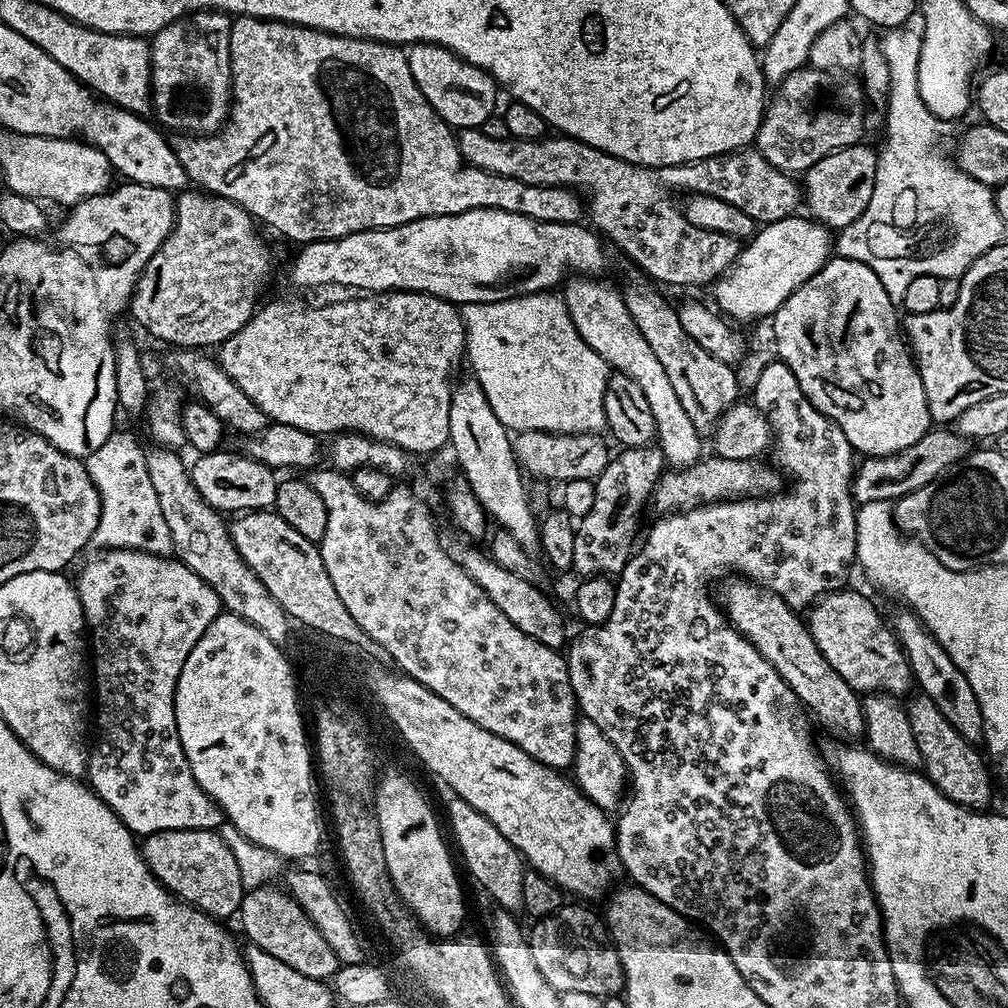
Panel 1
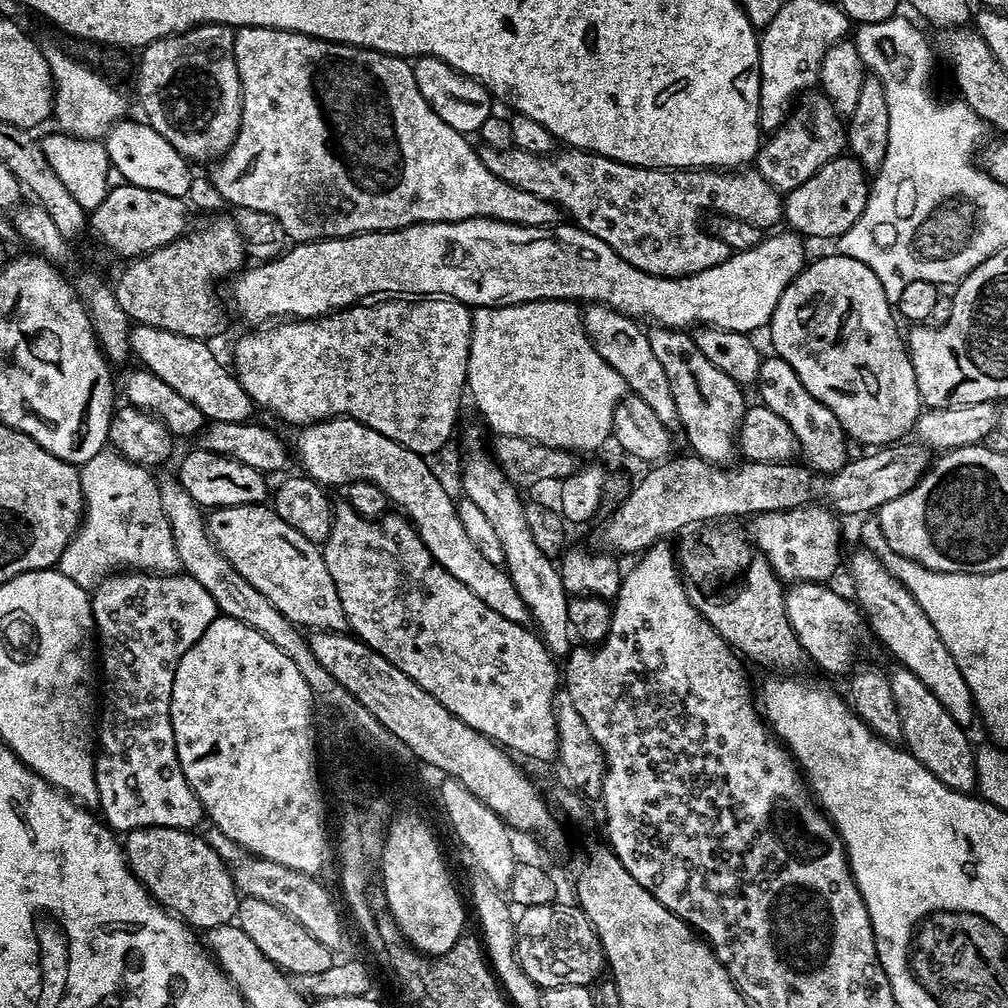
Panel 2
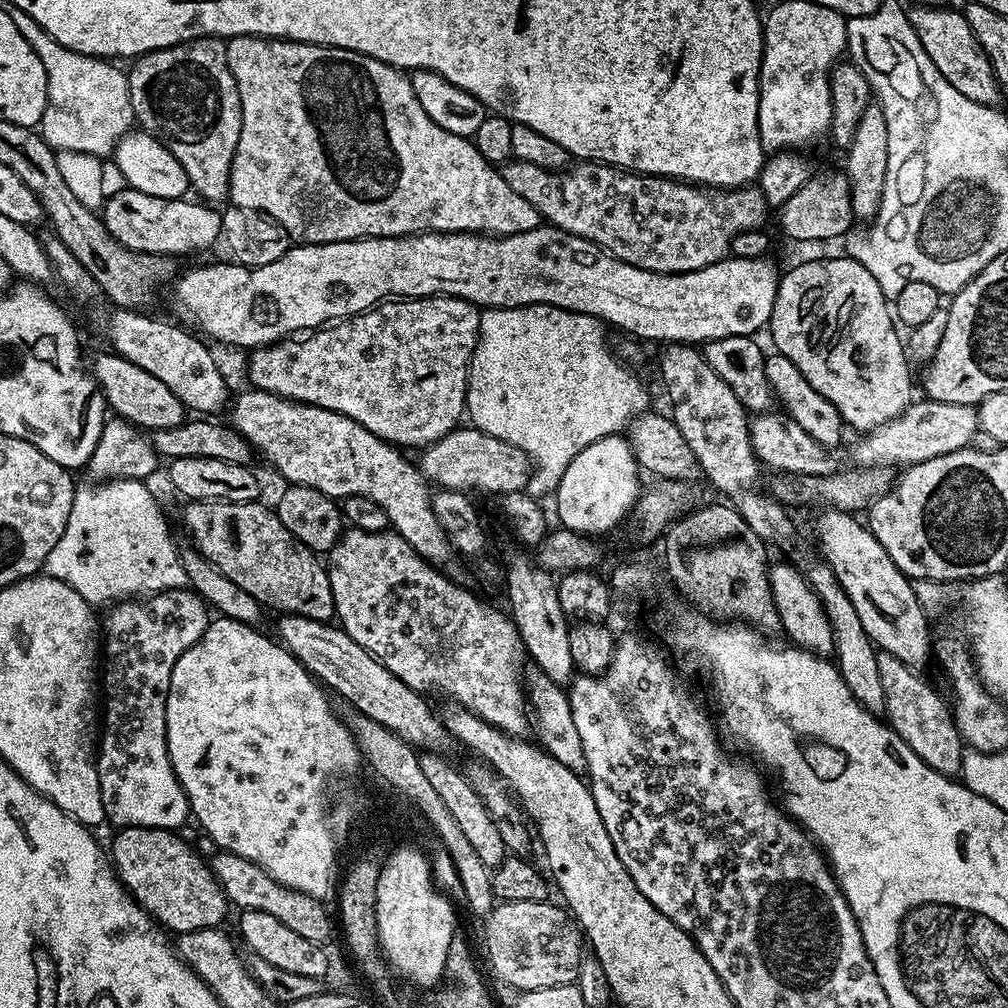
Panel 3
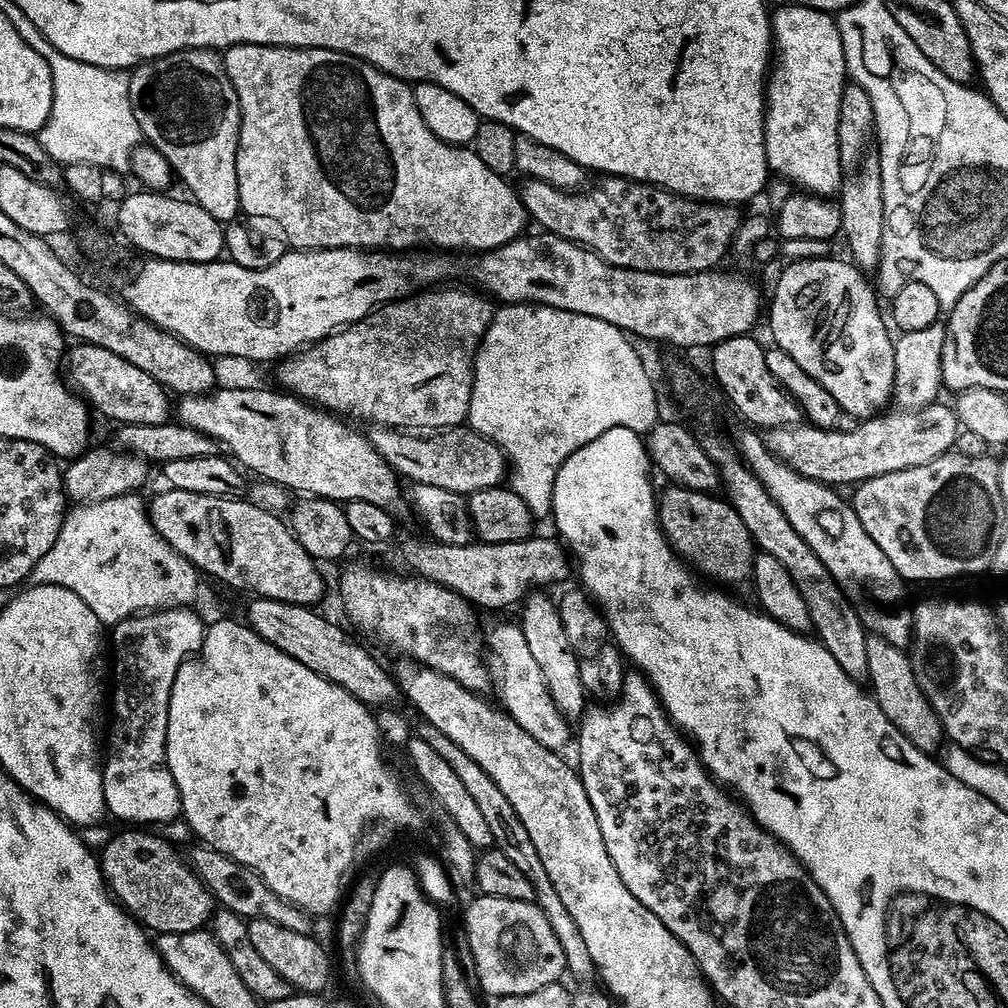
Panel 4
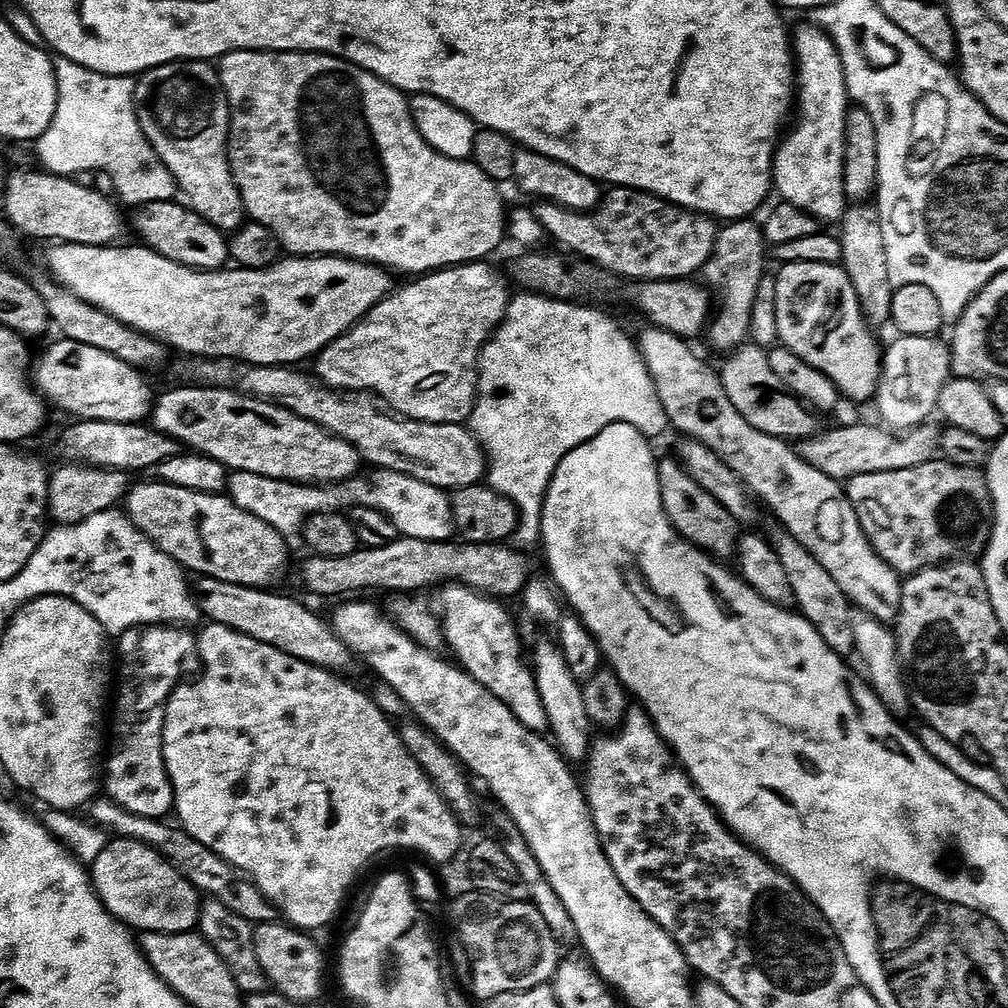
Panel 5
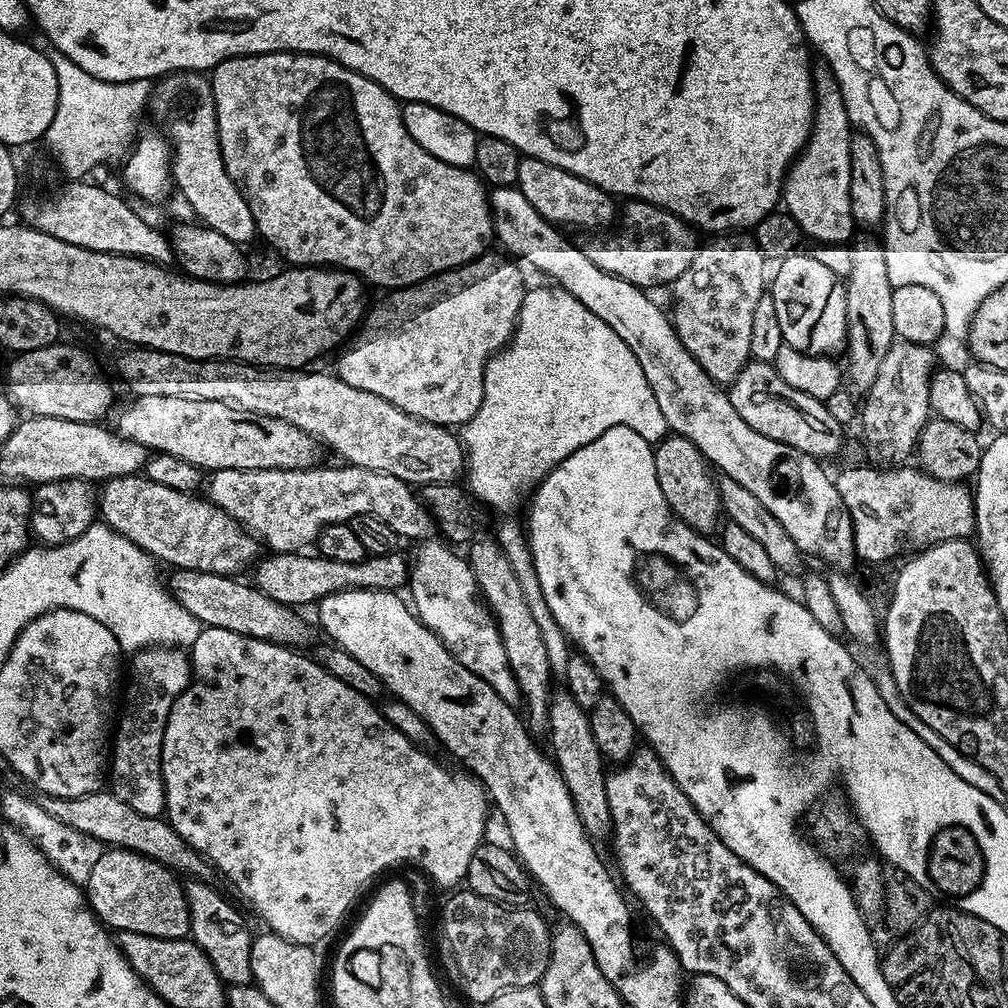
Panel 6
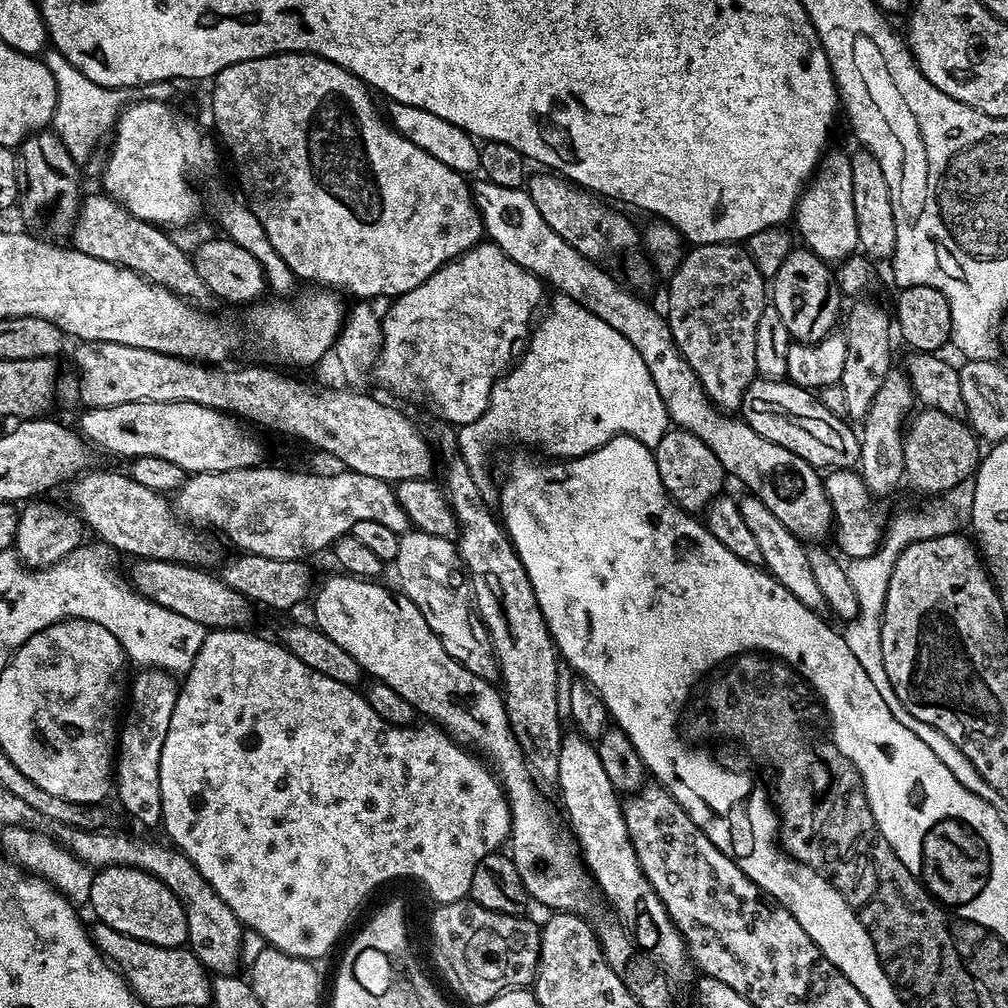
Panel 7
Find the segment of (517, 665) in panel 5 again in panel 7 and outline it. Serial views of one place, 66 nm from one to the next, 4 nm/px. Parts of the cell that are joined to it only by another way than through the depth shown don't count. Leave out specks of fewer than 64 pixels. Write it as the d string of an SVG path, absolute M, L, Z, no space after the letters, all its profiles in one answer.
M409 530L400 536L398 554L394 561L399 591L403 592L426 618L426 626L446 646L446 654L454 658L470 674L478 674L484 680L495 681L496 658L492 655L492 643L484 624L474 611L470 589L466 583L464 566L460 562L460 549L446 538L434 534Z

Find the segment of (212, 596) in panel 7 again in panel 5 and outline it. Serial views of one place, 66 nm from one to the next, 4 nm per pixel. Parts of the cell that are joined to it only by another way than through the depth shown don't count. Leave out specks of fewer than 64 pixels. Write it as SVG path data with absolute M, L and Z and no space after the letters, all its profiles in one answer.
M201 575L197 580L200 581L197 584L195 581L194 584L196 604L200 607L201 613L205 617L208 616L207 619L211 623L230 626L242 634L250 634L250 638L258 638L258 642L266 642L294 658L316 664L319 668L326 668L337 674L343 673L345 671L343 668L348 668L354 663L351 650L336 637L336 631L332 629L331 623L325 617L323 620L318 613L311 612L302 601L295 600L292 596L283 596L280 592L272 592L276 590L251 588L234 582L222 582L215 580L212 576Z

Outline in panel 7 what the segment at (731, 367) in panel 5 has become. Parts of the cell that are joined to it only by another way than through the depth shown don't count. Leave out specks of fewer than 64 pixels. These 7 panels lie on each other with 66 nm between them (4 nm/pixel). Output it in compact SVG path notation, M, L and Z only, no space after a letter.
M756 378L738 409L744 423L778 446L786 446L798 458L812 464L817 470L838 468L855 469L860 458L860 437L857 429L845 417L830 414L826 406L809 389L800 388L791 380Z

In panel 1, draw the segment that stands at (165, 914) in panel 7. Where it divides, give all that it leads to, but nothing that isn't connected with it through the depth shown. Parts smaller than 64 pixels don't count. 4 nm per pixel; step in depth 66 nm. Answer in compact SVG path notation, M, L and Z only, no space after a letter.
M195 828L155 832L143 837L142 851L148 868L177 899L219 920L239 913L245 893L240 868L219 831Z

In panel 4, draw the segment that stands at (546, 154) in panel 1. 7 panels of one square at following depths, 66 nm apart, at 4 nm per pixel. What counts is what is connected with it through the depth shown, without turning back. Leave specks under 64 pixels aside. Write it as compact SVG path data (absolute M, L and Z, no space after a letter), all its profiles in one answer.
M604 176L601 181L601 184L593 183L583 190L567 192L558 190L558 186L550 186L550 182L525 179L524 185L519 185L518 195L529 217L535 223L537 220L543 231L580 244L614 266L652 273L704 272L715 269L724 254L729 253L734 234L742 221L741 211L735 205L698 203L676 192L667 192L657 184L628 180L624 176Z

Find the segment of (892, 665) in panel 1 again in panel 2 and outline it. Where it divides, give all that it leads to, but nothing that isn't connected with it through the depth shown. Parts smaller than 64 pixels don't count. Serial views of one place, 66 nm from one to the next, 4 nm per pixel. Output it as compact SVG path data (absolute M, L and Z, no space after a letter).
M796 582L785 591L786 614L805 657L813 660L824 672L847 673L853 667L856 643L866 632L866 621L851 599L839 596L834 589L820 582Z

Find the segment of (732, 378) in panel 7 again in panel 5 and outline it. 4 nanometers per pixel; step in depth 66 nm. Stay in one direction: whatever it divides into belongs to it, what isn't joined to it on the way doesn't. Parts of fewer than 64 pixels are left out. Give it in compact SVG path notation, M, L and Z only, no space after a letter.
M744 217L725 223L717 231L711 254L700 270L701 275L704 274L703 281L721 294L720 306L717 312L715 309L706 328L706 337L721 352L732 351L747 339L754 294L766 272L764 256L766 260L768 243L763 225L755 220L753 217Z

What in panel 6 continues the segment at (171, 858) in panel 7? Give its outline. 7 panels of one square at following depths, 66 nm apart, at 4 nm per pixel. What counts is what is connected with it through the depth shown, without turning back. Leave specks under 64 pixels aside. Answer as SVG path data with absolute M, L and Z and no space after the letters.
M189 879L183 885L186 902L189 904L190 938L200 947L202 954L210 958L210 964L225 985L253 983L250 970L250 950L254 932L248 929L244 916L207 880Z

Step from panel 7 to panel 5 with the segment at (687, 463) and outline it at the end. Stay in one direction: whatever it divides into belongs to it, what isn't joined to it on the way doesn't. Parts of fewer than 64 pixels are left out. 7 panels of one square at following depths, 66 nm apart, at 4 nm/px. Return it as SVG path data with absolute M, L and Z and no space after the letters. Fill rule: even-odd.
M661 459L656 465L662 510L666 510L666 518L674 526L674 530L691 544L697 544L703 552L709 552L717 558L728 558L735 553L736 541L742 531L741 525L732 517L730 510L714 498L690 476L679 460ZM728 556L728 557L724 557Z

